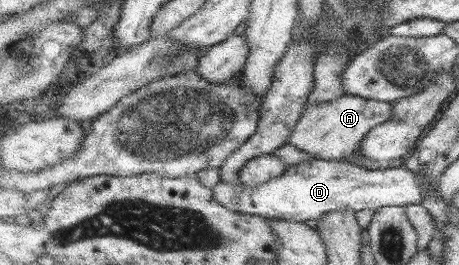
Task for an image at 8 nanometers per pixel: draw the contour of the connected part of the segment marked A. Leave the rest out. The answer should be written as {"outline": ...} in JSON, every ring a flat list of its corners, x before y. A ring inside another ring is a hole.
{"outline":[[345,95,329,103,308,106,301,116,301,122,297,124,296,130,291,134,289,144,308,153,313,158,327,161,355,160,367,169,376,170,379,168,380,162,360,157,360,145,369,130,373,130,377,125,385,124,391,118,393,118,392,103]]}

